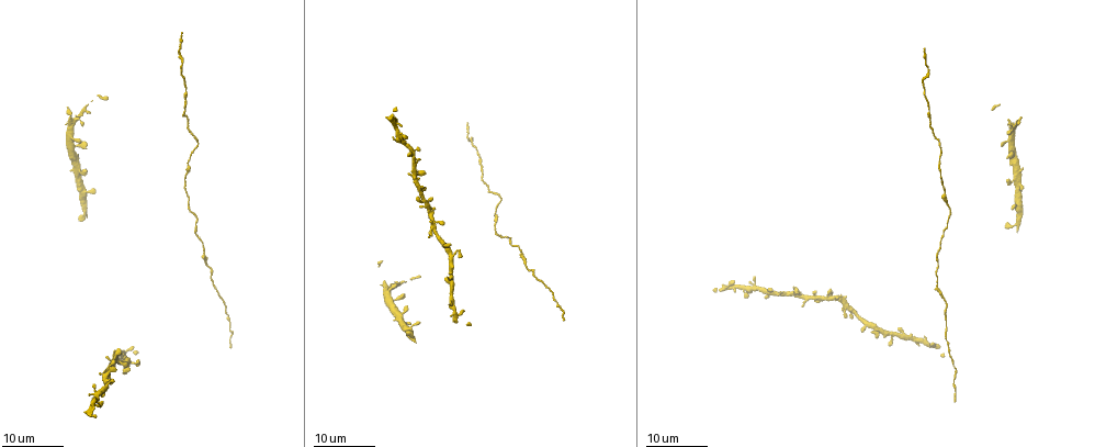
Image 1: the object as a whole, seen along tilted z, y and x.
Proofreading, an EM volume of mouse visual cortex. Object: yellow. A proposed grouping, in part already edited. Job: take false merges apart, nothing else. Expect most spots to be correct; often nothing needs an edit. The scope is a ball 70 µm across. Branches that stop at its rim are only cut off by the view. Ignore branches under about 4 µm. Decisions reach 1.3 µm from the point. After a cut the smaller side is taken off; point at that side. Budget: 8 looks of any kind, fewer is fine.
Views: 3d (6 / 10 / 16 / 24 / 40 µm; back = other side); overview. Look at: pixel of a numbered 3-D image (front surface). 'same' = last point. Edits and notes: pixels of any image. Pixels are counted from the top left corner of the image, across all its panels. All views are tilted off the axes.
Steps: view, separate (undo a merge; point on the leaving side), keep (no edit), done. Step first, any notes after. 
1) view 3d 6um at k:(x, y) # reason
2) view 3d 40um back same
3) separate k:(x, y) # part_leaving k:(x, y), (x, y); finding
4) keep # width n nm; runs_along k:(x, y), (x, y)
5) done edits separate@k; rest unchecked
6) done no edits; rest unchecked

view 3d 16um at 1:(479, 158)

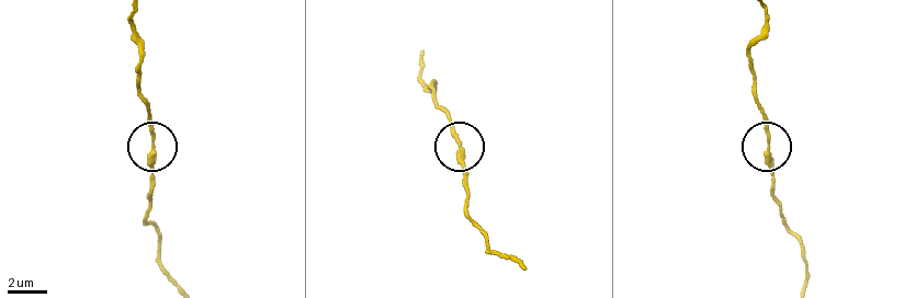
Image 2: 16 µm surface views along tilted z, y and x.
view 3d 10um at 2:(152, 139)

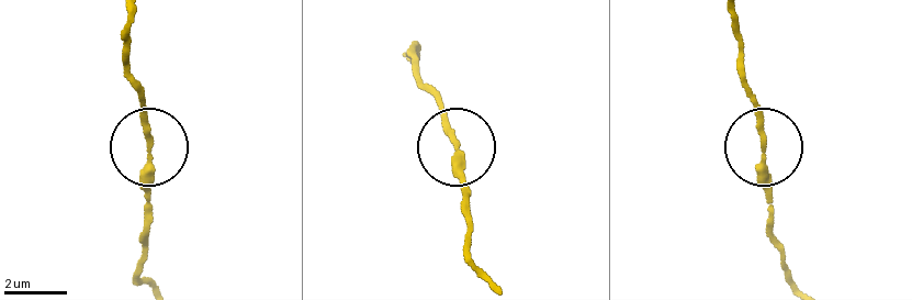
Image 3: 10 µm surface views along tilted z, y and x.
keep # width 200 nm; runs_along 3:(146, 281), (139, 273), (149, 228), (145, 96); all the same neuron

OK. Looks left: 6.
view 3d 16um at 1:(178, 54) # calibre changes

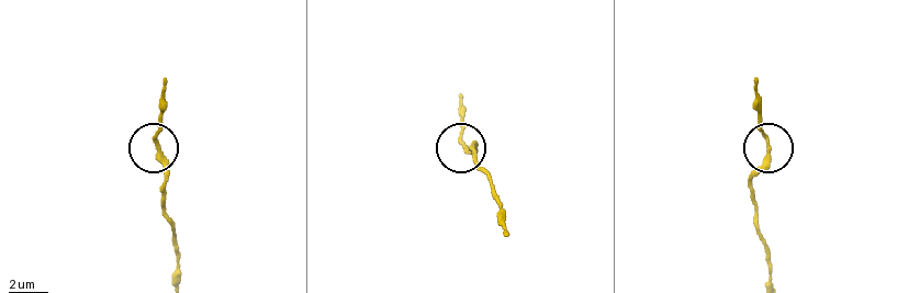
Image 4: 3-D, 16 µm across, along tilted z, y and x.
view 3d 10um at 4:(466, 150)

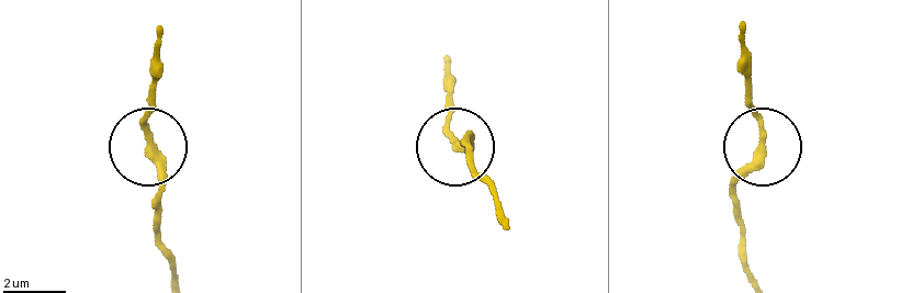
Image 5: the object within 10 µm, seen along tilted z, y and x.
keep # runs_along 5:(753, 277), (733, 188), (763, 141), (747, 93), (747, 60); one neuron here

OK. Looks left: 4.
view 3d 16um at 1:(189, 164) # thick turns thin

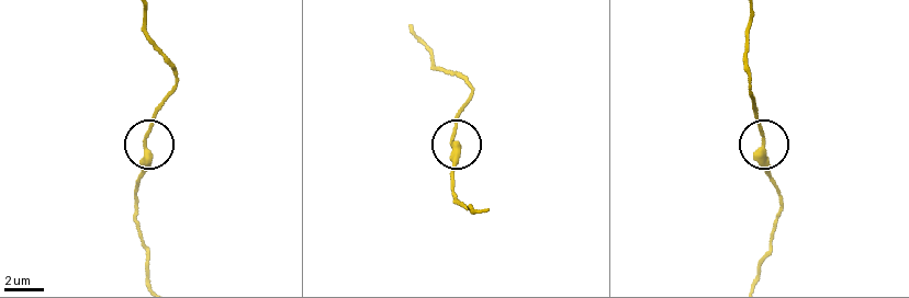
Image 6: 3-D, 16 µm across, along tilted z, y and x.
view 3d 6um at 6:(762, 139)

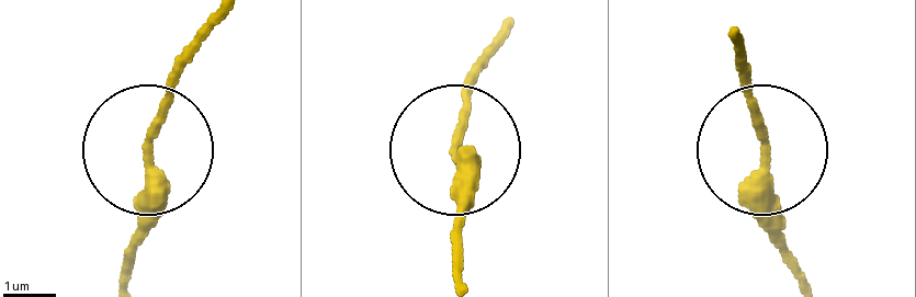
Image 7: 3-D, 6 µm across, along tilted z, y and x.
keep # width 210 nm; one neuron here

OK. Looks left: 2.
view 3d 24um at 1:(204, 251) # calibre changes

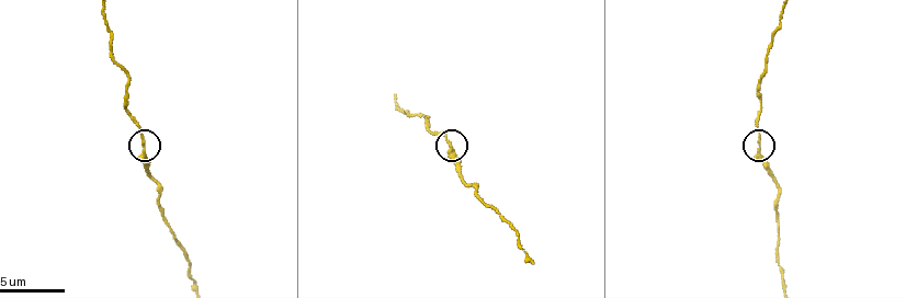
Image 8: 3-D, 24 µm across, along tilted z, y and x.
view 3d 6um at 8:(141, 150) # closer look

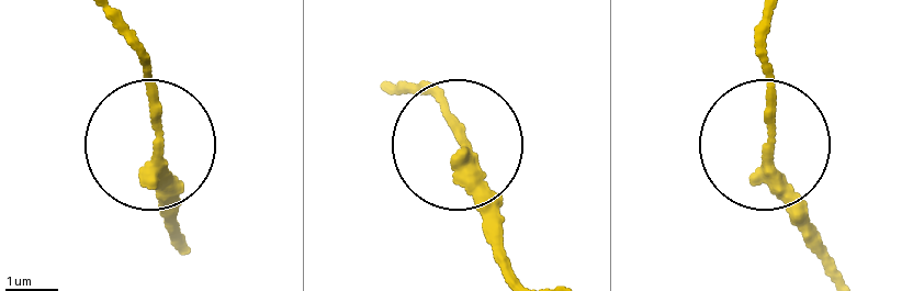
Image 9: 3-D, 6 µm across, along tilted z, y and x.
keep # one neuron here

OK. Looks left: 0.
done no edits; rest unchecked

